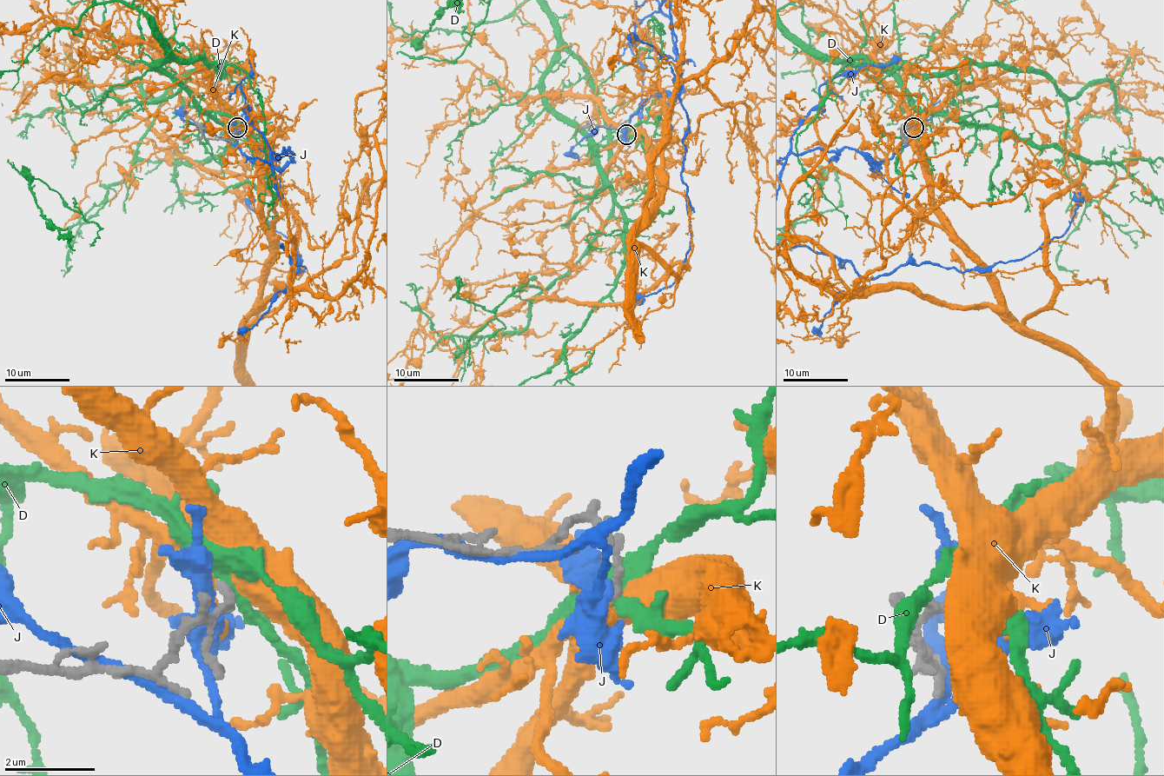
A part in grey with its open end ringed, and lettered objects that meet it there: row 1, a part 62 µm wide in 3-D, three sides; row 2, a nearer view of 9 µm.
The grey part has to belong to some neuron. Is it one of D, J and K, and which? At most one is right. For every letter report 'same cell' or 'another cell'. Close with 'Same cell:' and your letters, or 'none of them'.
D: another cell
J: another cell
K: same cell
Same cell: K

